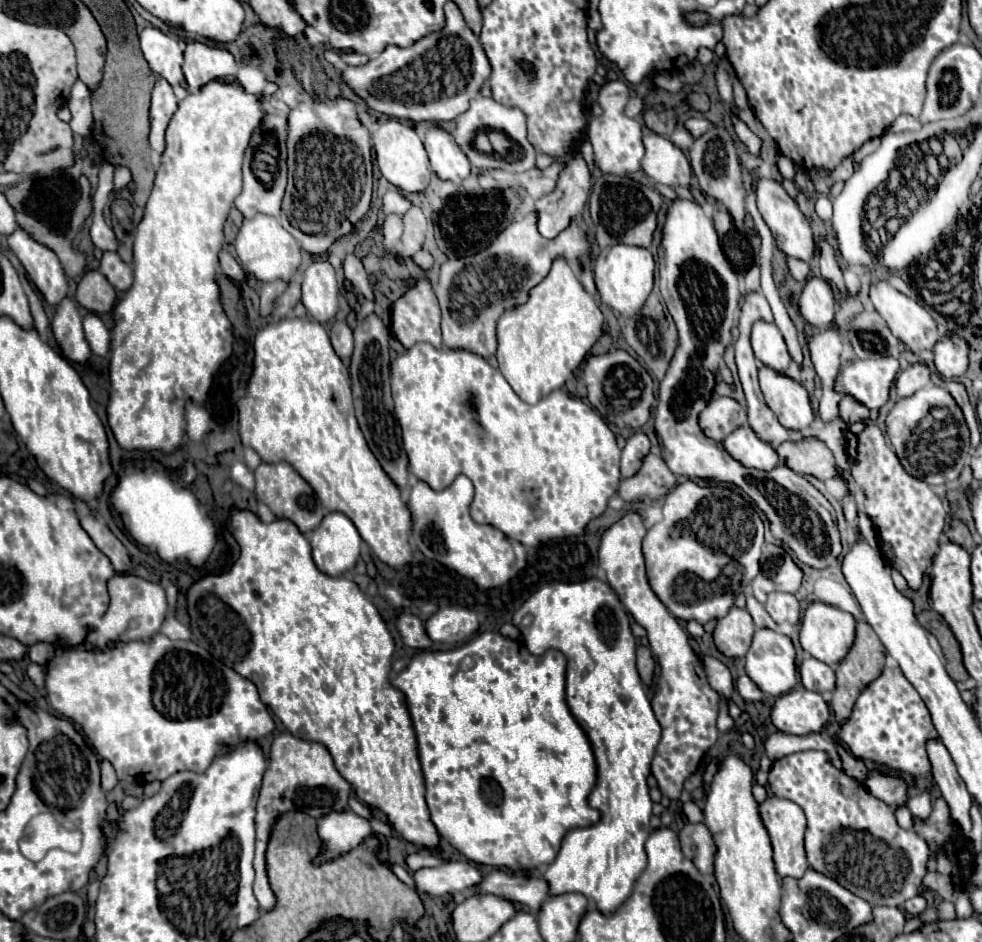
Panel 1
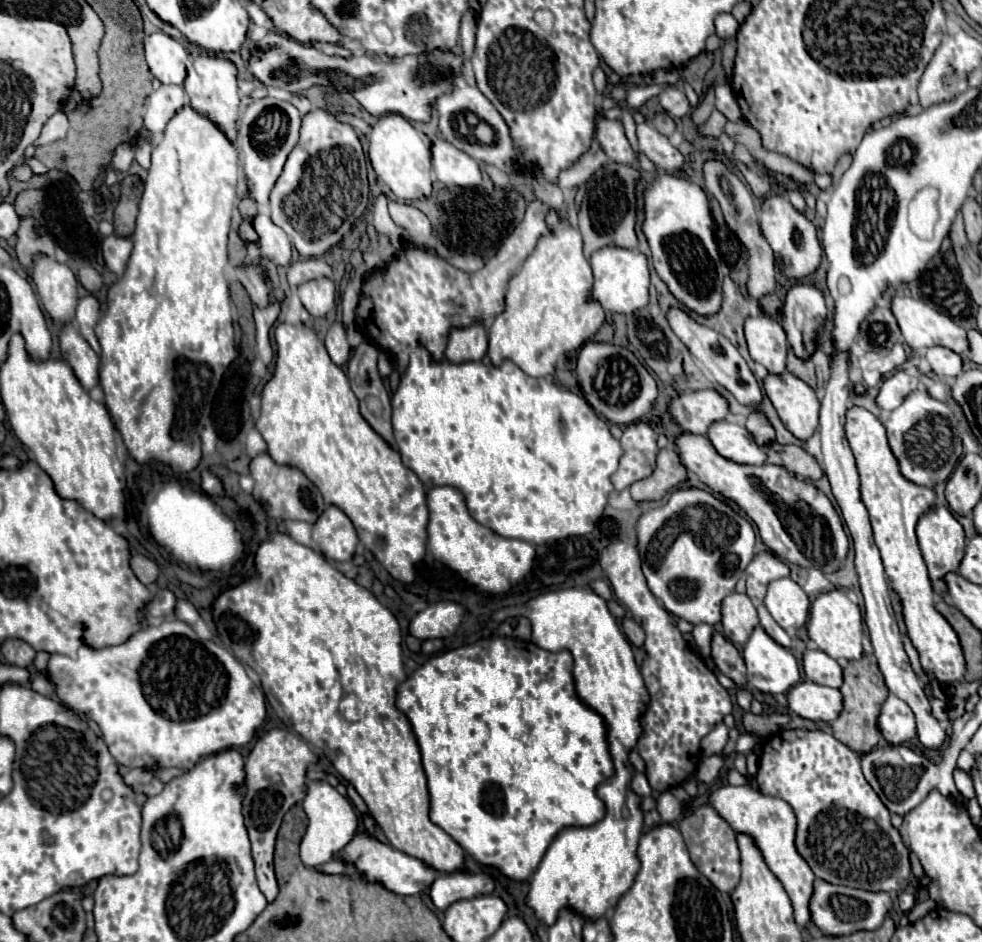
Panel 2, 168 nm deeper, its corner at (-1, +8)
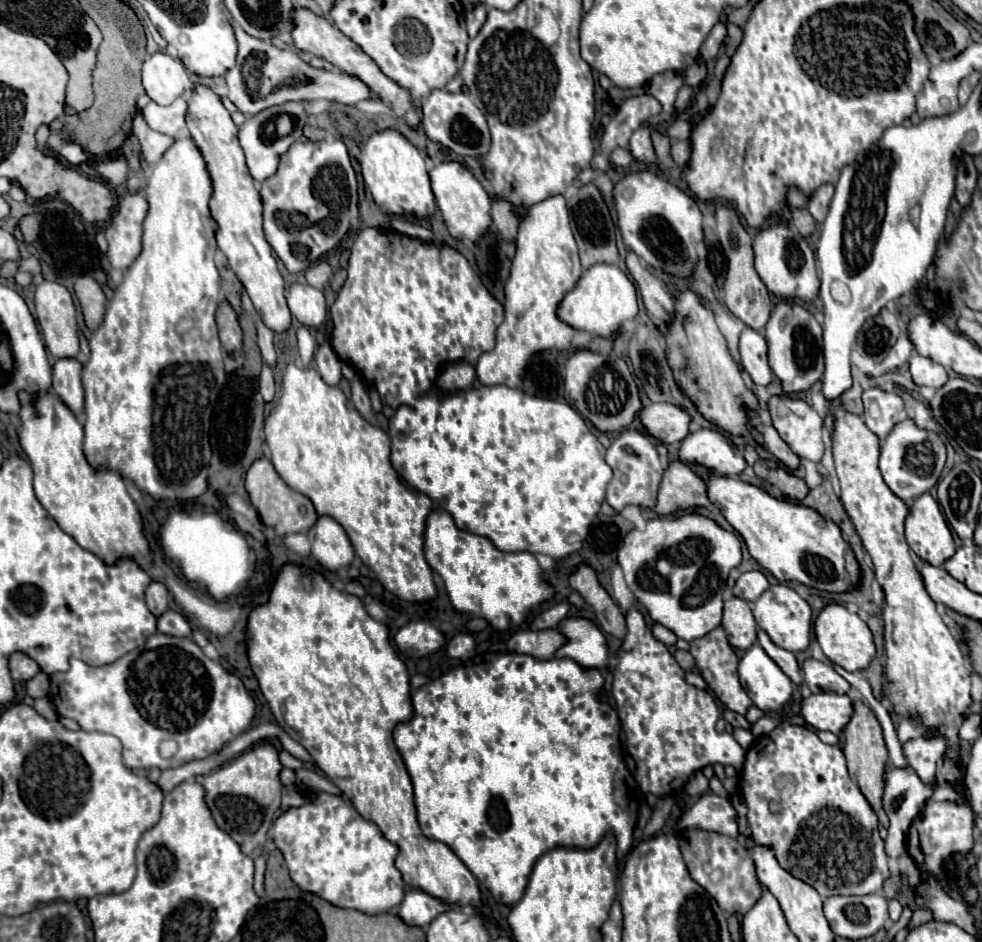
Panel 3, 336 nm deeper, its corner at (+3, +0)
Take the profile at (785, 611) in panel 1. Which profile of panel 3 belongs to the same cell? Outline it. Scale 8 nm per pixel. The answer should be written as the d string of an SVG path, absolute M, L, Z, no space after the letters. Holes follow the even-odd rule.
M777 584L769 586L753 604L753 616L761 630L769 634L773 644L779 648L785 648L789 652L803 652L809 646L811 640L811 624L813 624L813 612L811 606L789 586Z

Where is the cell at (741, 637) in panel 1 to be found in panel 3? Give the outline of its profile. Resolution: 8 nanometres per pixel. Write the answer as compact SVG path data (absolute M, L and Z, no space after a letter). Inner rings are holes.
M737 596L727 598L723 606L723 628L731 646L747 650L757 640L757 624L751 614L749 602Z

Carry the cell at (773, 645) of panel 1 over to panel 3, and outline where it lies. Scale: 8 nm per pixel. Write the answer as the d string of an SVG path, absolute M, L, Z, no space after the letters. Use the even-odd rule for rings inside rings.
M759 644L745 650L739 660L739 680L753 704L763 712L781 710L793 694L793 682Z

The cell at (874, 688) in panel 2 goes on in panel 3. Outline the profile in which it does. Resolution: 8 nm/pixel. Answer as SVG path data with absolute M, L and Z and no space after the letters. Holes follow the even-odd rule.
M855 702L855 714L853 714L851 722L845 726L843 734L839 736L839 748L843 750L843 754L847 758L847 768L849 768L851 780L859 786L859 790L863 792L863 796L875 810L879 824L883 824L887 828L889 820L885 816L885 810L881 808L881 792L885 788L885 768L889 764L889 754L887 754L887 746L883 742L881 726L867 706Z

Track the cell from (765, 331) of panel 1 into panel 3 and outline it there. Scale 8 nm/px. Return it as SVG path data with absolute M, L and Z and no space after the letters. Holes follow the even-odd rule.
M745 328L741 332L739 356L741 356L741 366L749 372L751 380L757 386L767 386L773 380L773 372L767 362L767 342L759 332L751 328Z

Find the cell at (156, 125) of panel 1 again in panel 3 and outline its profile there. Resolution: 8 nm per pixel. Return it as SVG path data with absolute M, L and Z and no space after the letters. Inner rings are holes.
M177 98L169 106L159 106L155 102L149 102L141 110L145 122L153 130L169 134L169 136L177 136L185 132L185 112L187 112L187 102L183 98Z

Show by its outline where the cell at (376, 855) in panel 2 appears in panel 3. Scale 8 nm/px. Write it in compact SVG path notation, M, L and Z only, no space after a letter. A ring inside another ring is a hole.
M313 792L305 804L301 804L299 808L287 808L275 818L269 828L269 838L283 854L289 876L301 890L317 894L337 908L359 910L363 914L383 914L397 910L405 888L401 872L395 866L395 856L399 848L389 842L373 822L361 818L351 800L327 792Z

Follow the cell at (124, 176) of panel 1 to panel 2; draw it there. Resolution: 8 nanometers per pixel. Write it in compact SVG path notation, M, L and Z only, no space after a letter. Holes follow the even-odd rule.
M139 142L139 148L135 152L135 162L141 166L141 168L149 168L151 164L151 144L147 142Z

